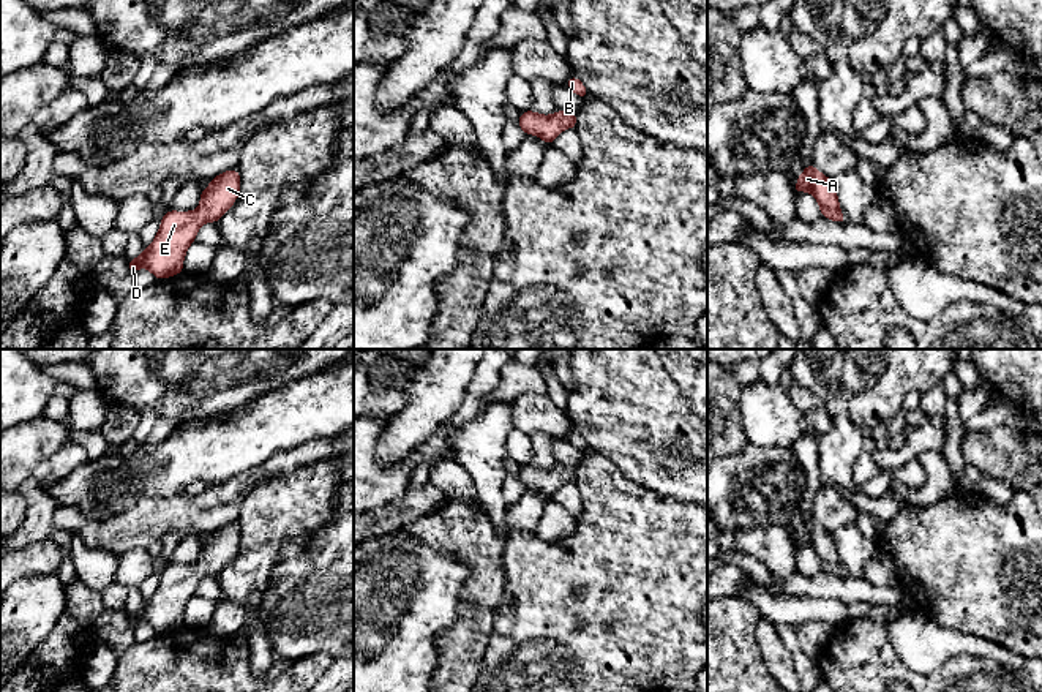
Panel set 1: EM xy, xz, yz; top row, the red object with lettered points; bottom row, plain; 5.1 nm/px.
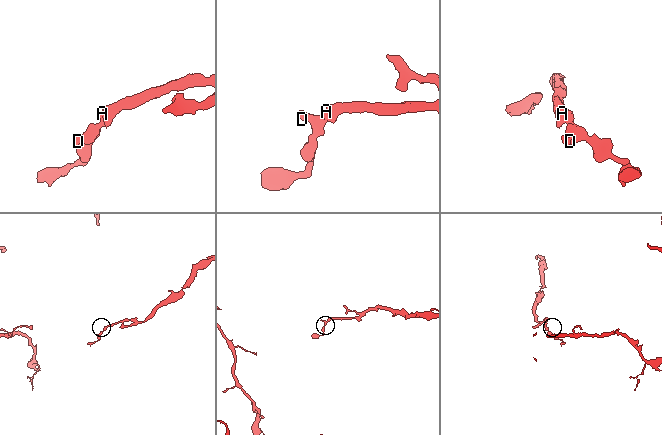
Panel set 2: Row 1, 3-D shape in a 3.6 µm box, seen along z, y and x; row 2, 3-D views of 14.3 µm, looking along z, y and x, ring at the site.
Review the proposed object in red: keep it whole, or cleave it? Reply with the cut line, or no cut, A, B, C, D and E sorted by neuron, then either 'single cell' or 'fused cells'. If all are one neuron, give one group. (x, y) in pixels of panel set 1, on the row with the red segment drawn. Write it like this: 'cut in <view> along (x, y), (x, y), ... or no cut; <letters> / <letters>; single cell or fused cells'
no cut; A B C D E; single cell

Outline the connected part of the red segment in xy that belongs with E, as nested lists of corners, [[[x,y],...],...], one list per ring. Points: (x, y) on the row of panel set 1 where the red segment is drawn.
[[[237,169],[213,177],[201,193],[201,205],[193,212],[169,210],[159,224],[159,231],[150,246],[136,259],[128,259],[131,273],[141,267],[148,269],[156,280],[183,272],[183,258],[196,234],[207,221],[218,223],[232,207],[240,193],[240,174]]]

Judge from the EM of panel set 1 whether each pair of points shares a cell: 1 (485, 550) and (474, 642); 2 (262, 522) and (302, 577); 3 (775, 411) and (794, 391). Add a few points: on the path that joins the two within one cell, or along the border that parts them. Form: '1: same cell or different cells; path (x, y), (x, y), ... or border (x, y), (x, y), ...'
1: same cell; path (485, 572), (485, 588), (476, 607), (476, 620)
2: different cells; border (314, 531), (280, 545), (270, 582)
3: different cells; border (787, 389), (791, 402), (810, 427)

